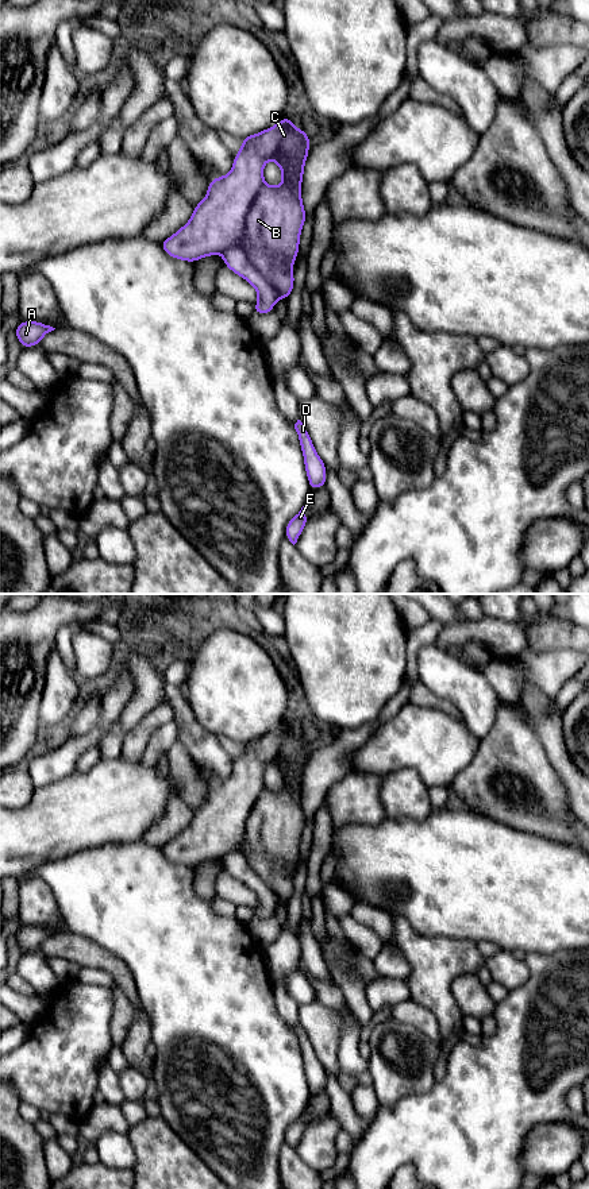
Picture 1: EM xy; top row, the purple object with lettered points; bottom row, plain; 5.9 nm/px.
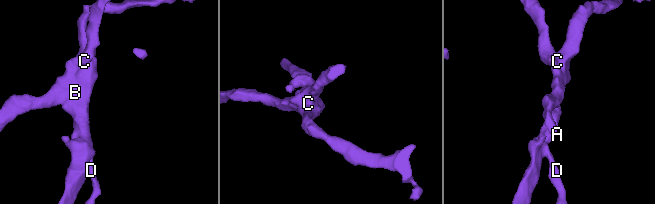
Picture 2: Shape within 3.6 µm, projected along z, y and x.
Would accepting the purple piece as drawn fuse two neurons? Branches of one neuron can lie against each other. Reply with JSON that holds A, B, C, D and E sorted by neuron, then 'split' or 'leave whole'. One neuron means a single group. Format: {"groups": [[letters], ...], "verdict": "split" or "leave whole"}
{"groups": [["A", "B", "C"], ["D", "E"]], "verdict": "split"}

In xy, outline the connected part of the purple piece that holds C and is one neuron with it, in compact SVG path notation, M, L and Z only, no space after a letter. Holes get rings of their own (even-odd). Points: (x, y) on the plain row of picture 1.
M285 719L276 730L242 744L231 776L208 788L207 800L195 810L188 827L159 850L172 862L190 868L240 852L278 902L288 904L294 891L292 870L299 860L300 838L307 823L301 787L311 750L309 740L297 734ZM270 764L277 767L282 777L282 788L277 792L266 790L263 784L263 771Z

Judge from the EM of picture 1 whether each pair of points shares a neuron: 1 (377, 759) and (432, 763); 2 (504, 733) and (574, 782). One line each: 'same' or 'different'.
1: same
2: different

